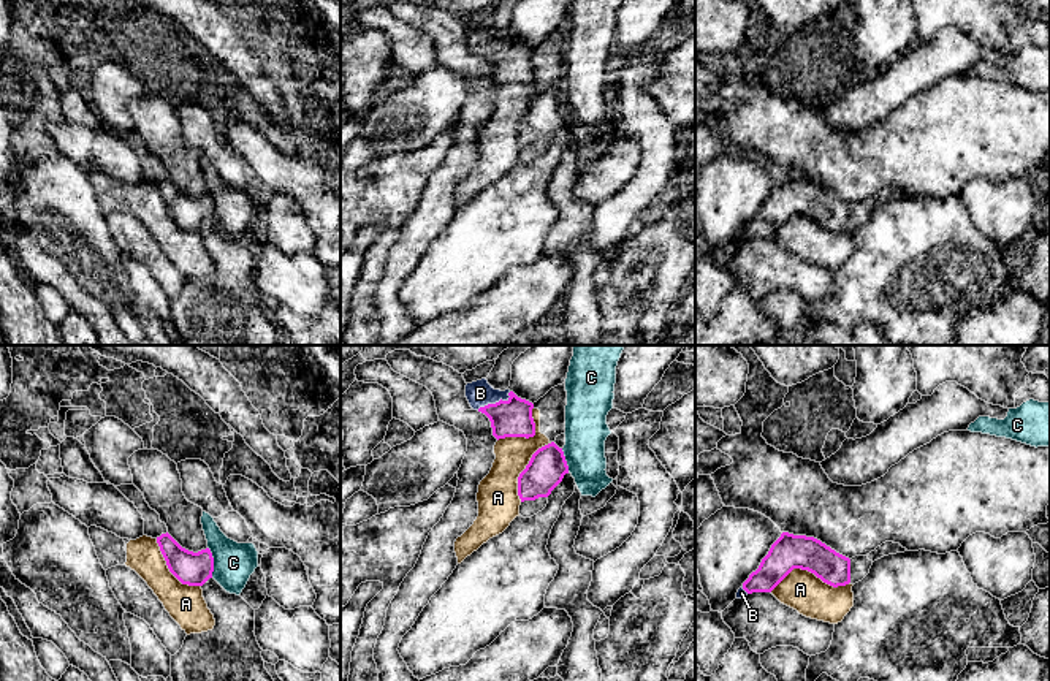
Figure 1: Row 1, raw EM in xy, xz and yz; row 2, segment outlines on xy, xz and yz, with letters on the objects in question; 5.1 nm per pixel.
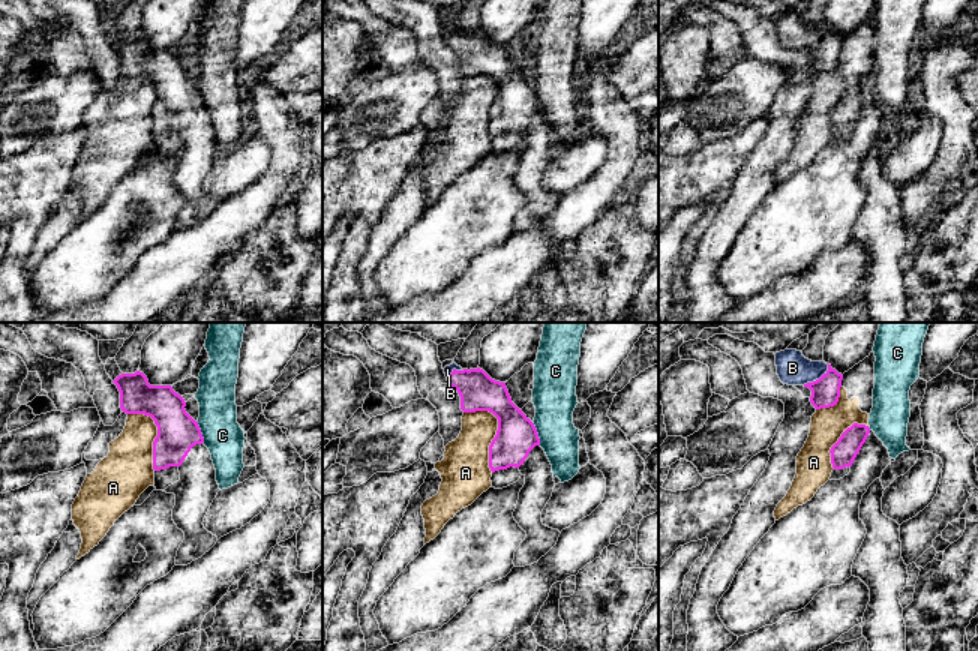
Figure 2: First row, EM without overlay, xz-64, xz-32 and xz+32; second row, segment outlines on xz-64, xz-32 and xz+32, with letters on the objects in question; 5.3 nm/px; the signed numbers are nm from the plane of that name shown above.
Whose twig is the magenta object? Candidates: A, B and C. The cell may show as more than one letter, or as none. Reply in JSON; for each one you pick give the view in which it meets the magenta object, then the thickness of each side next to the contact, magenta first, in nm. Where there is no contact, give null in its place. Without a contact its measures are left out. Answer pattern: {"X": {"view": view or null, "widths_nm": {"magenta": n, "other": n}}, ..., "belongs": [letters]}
{"B": {"view": "xz", "widths_nm": {"magenta": 190, "other": 140}}, "belongs": ["B"]}

